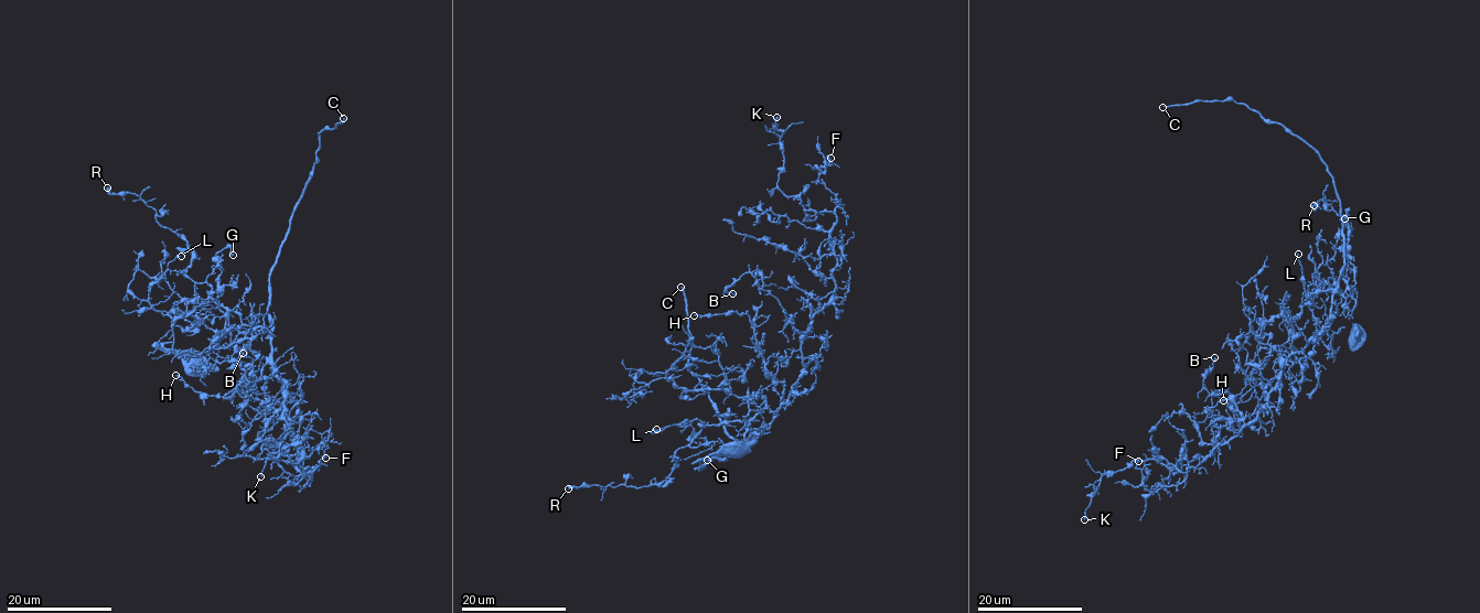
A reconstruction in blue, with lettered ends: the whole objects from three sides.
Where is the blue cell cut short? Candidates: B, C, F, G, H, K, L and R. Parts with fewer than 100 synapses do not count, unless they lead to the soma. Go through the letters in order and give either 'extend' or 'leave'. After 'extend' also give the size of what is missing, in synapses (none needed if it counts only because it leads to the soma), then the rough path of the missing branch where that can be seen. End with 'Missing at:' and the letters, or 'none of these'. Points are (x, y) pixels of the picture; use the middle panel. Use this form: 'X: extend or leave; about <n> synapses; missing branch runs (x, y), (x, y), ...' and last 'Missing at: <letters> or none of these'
B: leave
C: extend; about 250 synapses
F: leave
G: leave
H: leave
K: leave
L: leave
R: leave
Missing at: C

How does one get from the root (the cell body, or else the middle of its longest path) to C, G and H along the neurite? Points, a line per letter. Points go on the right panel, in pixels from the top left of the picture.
C: (1357, 334), (1317, 330), (1309, 307), (1343, 255), (1317, 152), (1233, 100), (1162, 107)
G: (1357, 334), (1343, 326), (1330, 335), (1317, 330), (1309, 307), (1309, 293), (1354, 290), (1347, 211), (1344, 218)
H: (1357, 334), (1317, 330), (1309, 293), (1332, 291), (1312, 351), (1234, 406), (1223, 400)

